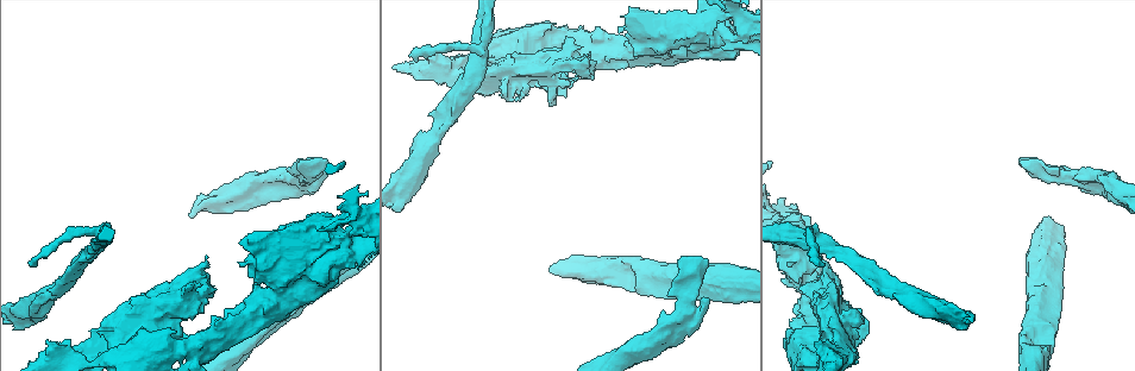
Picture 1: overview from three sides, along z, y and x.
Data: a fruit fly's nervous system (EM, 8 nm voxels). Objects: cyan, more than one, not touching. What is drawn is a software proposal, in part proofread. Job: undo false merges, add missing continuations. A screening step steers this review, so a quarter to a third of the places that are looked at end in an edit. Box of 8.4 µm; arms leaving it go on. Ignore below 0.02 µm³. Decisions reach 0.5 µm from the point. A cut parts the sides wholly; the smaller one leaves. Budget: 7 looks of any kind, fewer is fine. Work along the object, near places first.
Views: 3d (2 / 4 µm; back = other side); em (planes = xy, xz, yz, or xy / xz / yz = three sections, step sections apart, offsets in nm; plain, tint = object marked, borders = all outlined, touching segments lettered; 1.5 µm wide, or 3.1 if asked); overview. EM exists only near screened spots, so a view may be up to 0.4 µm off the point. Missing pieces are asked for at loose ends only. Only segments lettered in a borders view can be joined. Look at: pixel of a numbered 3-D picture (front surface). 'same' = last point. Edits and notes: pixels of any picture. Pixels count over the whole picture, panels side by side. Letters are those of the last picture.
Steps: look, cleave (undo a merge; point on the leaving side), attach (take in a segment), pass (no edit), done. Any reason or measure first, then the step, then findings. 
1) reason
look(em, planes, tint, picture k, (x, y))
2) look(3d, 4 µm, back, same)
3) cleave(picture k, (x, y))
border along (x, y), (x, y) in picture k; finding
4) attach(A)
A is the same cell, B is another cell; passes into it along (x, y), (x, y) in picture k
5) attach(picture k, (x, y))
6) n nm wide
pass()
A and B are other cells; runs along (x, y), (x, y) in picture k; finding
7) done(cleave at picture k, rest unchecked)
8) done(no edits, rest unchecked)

calibre changes
look(3d, 2 µm, picture 1, (961, 319))

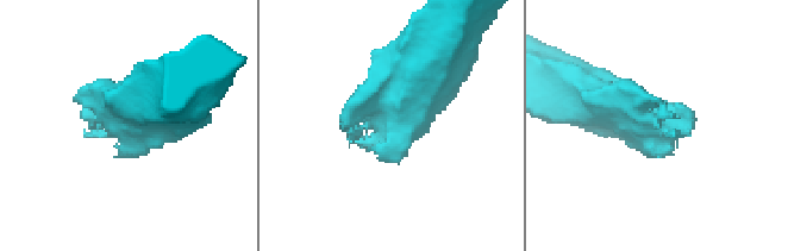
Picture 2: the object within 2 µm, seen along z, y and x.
look(em, xy, step 8, tint, picture 2, (654, 128))

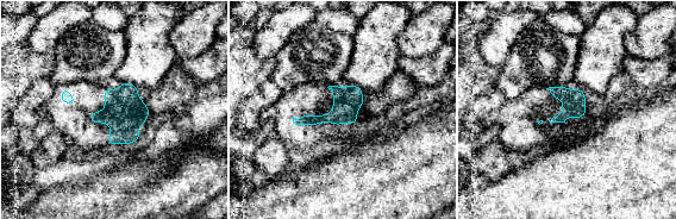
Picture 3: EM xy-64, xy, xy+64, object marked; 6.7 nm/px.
look(em, planes, borders, same)

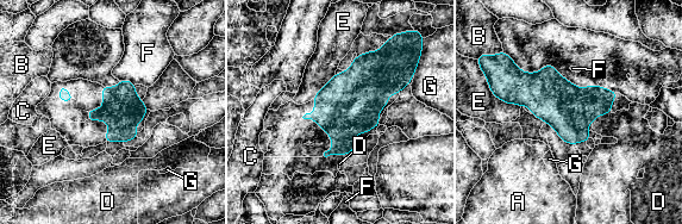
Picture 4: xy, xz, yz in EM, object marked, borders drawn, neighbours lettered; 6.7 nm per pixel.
280 nm wide
pass()
A, B, C, D, E, F and G are other cells; border along (611, 111), (596, 116), (592, 124) in picture 4; continuous, no second neuron

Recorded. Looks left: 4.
abrupt turn
look(3d, 2 µm, back, picture 1, (820, 242))

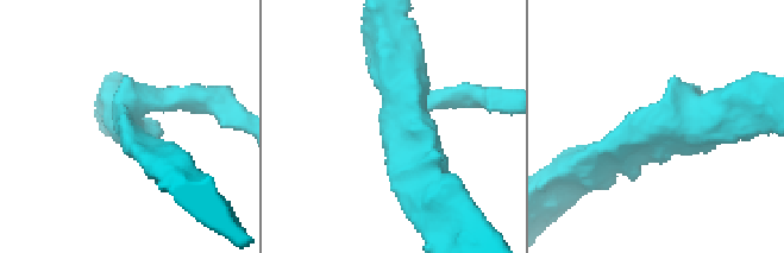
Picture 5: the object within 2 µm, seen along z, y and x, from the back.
3 arms; arms of 190, 280, 280 nm; shape alone is not enough
look(em, xy, step 4, tint, picture 5, (124, 129))

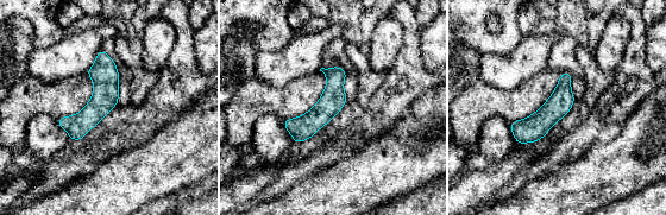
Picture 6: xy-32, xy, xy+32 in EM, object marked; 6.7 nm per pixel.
look(em, planes, borders, same)

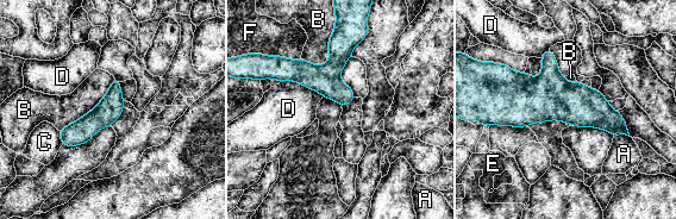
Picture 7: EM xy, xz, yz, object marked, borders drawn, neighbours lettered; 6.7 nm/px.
pass()
A, B, C, D, E and F are other cells; all the same neuron

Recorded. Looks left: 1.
done(no edits, rest unchecked)

